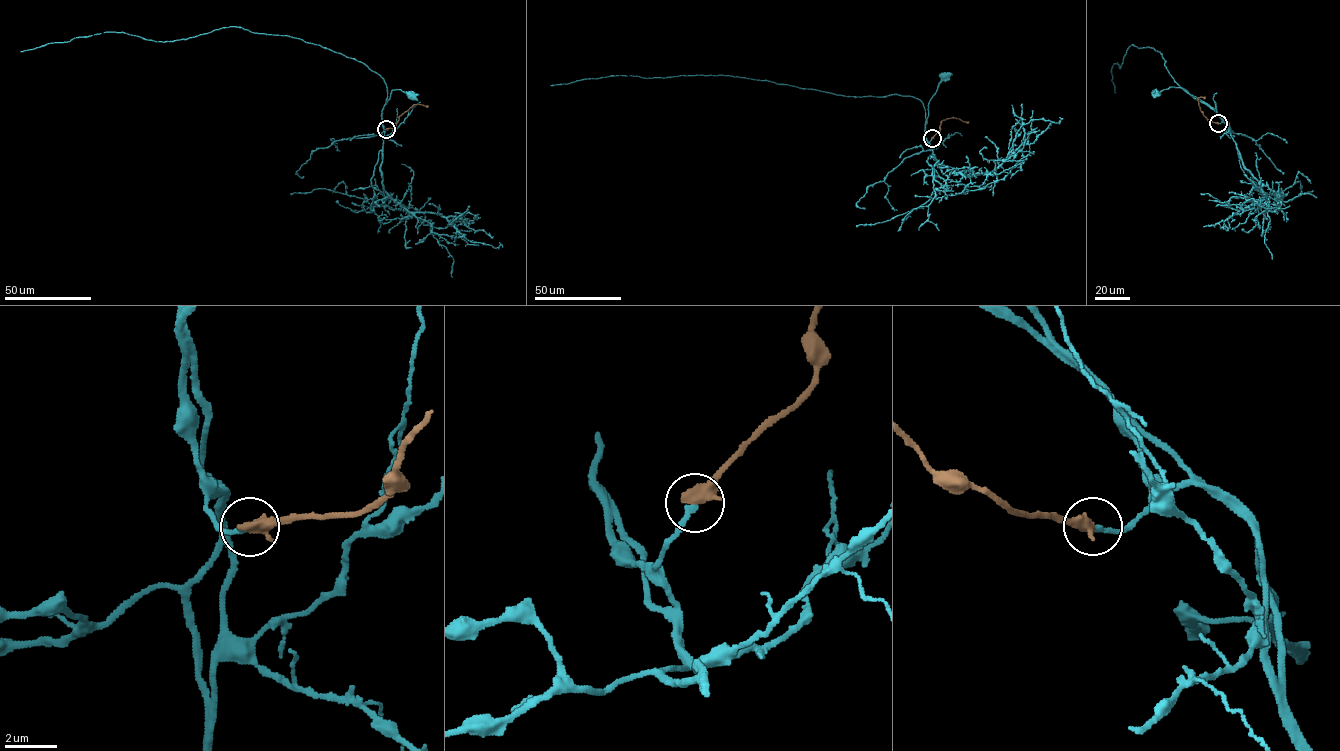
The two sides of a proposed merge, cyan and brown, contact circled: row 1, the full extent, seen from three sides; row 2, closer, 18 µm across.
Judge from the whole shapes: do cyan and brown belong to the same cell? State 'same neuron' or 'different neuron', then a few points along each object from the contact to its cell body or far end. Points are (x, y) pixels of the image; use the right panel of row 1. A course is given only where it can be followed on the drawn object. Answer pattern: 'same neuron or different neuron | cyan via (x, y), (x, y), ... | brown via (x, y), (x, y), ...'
same neuron | cyan via (1218, 123), (1221, 117), (1213, 108), (1182, 88), (1171, 86), (1155, 93) | brown via (1218, 123), (1209, 120), (1201, 111), (1198, 98), (1205, 98)

